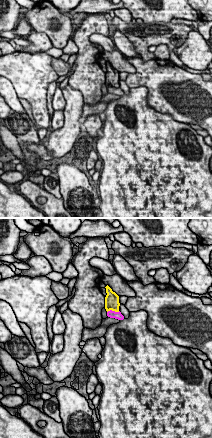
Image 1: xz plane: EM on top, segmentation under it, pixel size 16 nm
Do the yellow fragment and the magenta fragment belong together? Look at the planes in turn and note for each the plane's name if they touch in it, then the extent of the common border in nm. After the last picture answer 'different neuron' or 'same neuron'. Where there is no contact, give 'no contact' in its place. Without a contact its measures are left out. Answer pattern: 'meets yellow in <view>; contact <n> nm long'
meets yellow in xz; contact 200 nm long

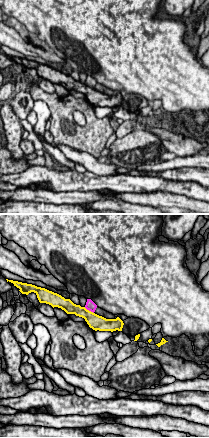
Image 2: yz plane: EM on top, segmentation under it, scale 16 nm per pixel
meets yellow in yz; contact 190 nm long

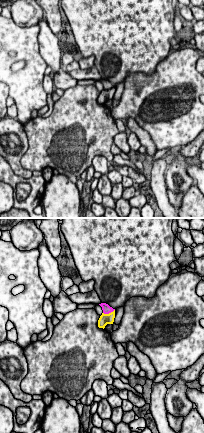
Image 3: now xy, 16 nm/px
meets yellow in xy; contact 200 nm long

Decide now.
different neuron

